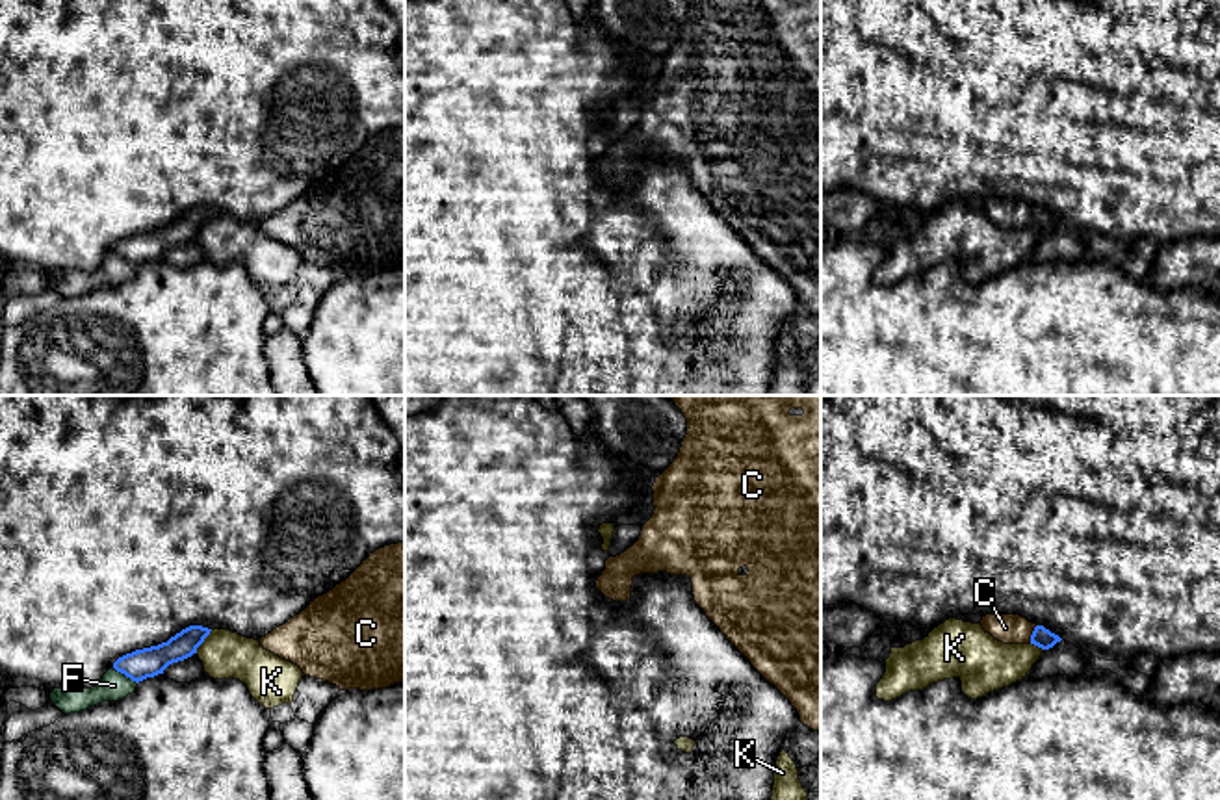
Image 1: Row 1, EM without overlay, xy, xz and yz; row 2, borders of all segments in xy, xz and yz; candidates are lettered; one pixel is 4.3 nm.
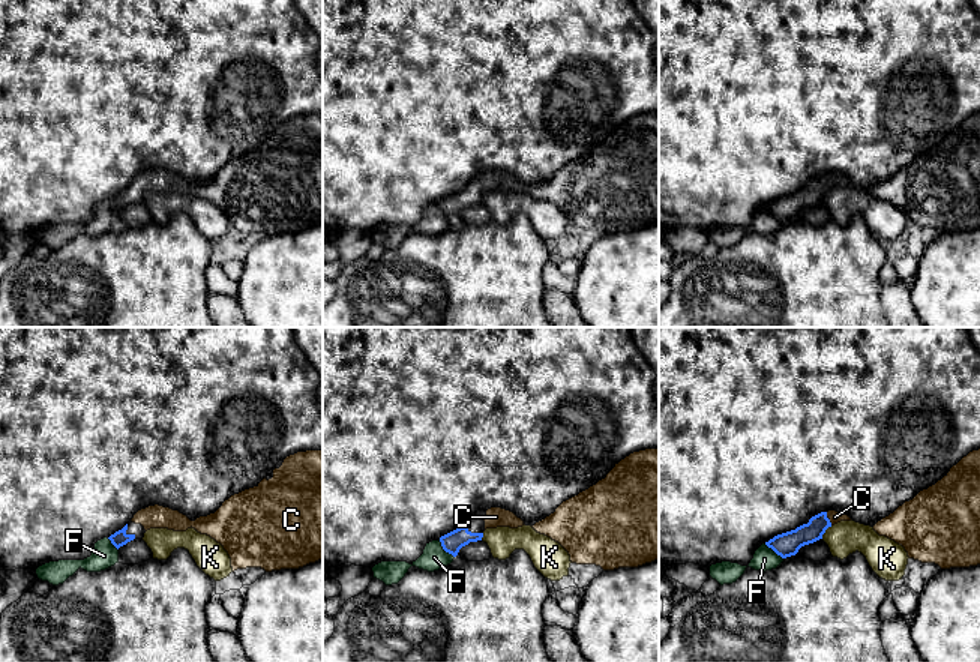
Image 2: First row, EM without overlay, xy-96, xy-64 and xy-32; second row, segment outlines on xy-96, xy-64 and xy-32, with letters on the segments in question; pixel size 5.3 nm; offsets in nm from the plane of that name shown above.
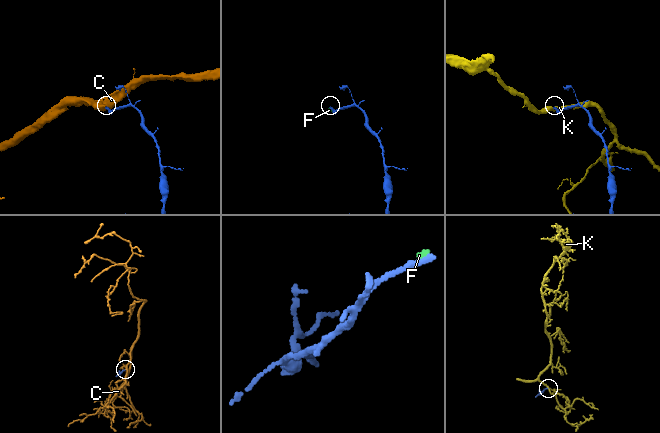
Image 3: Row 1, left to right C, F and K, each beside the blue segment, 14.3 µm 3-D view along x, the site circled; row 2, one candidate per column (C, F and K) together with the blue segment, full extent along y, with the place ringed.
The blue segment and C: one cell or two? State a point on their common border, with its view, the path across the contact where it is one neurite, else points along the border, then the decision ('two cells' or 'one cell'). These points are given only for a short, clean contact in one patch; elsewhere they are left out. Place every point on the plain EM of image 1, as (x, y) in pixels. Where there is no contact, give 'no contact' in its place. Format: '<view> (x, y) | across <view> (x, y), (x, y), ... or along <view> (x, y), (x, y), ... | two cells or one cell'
yz (1031, 219) | one cell

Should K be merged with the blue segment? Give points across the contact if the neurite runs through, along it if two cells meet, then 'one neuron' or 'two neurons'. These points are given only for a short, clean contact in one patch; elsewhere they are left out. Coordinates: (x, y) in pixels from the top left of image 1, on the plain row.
border xy (212, 214), (195, 236); two neurons

